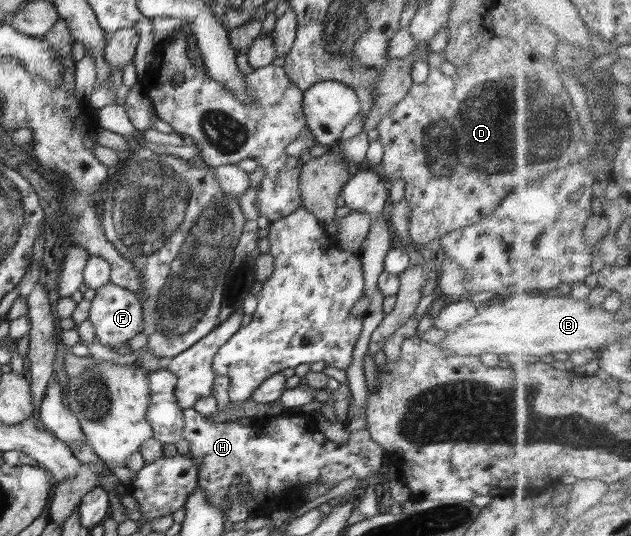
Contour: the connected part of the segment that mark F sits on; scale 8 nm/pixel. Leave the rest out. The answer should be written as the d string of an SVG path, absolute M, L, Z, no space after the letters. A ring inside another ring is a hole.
M109 282L96 290L96 295L90 304L88 319L95 328L95 337L98 342L110 346L110 348L124 348L125 344L131 343L130 340L143 333L144 308L142 300L134 292Z

